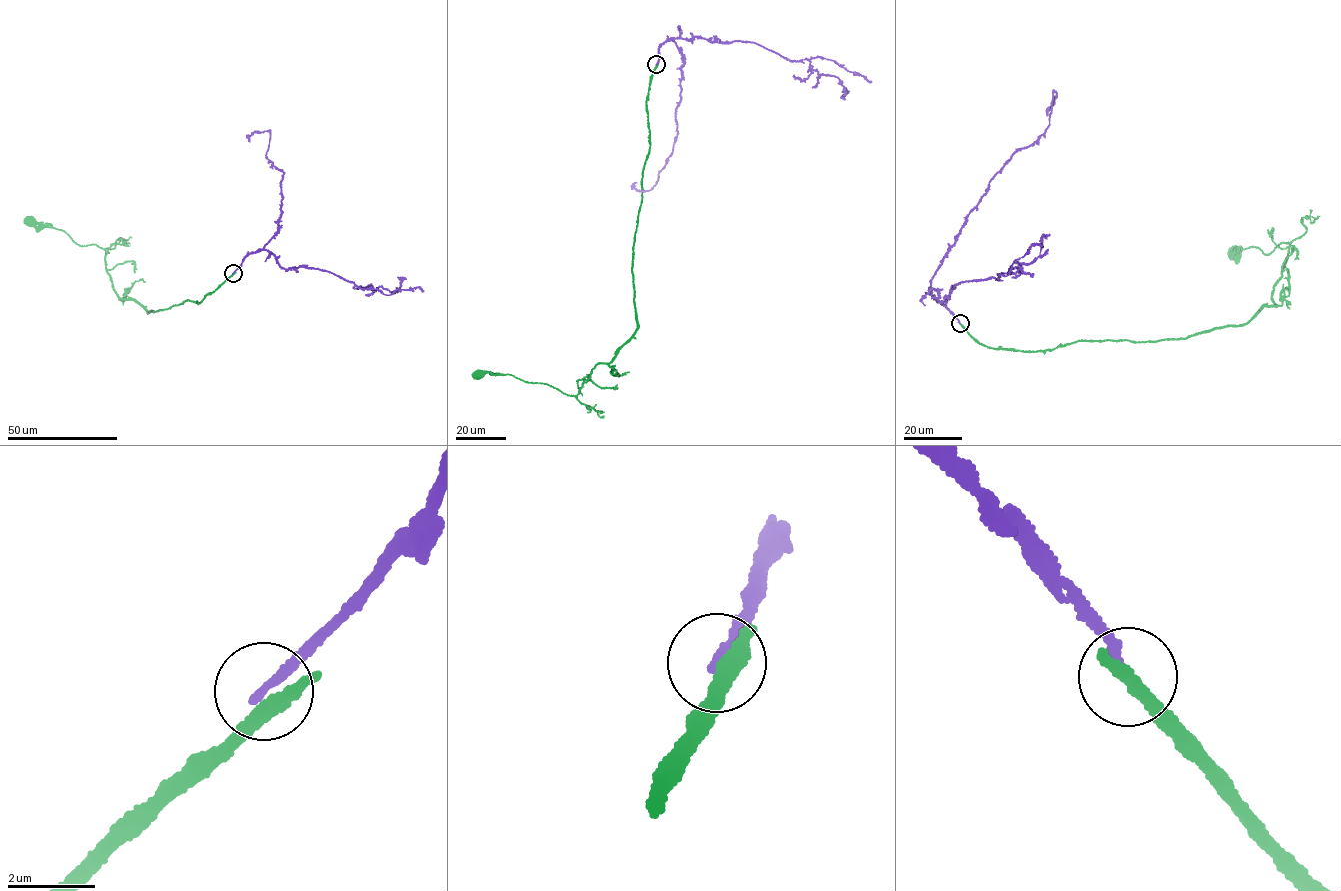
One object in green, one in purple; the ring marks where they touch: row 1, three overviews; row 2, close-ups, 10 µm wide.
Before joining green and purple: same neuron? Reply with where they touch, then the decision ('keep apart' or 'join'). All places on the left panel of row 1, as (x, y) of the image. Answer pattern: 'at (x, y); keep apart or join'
at (233, 273); keep apart

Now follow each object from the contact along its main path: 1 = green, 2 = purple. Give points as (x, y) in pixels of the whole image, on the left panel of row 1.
1: (233, 273), (198, 304), (187, 300), (147, 314), (114, 290), (106, 251), (79, 245), (63, 231), (30, 221)
2: (233, 273), (273, 236), (281, 214), (283, 173), (266, 155), (270, 130), (254, 131), (250, 142)

